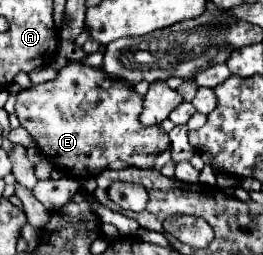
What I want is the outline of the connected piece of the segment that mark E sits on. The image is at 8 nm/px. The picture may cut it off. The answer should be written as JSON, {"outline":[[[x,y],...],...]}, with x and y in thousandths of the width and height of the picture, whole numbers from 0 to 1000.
{"outline":[[[259,247],[213,310],[91,349],[61,396],[76,490],[129,537],[152,600],[236,663],[243,686],[319,702],[373,686],[433,631],[471,631],[532,663],[578,663],[593,616],[646,569],[639,522],[601,490],[555,498],[525,475],[548,380],[479,318],[403,302],[388,271]]]}

